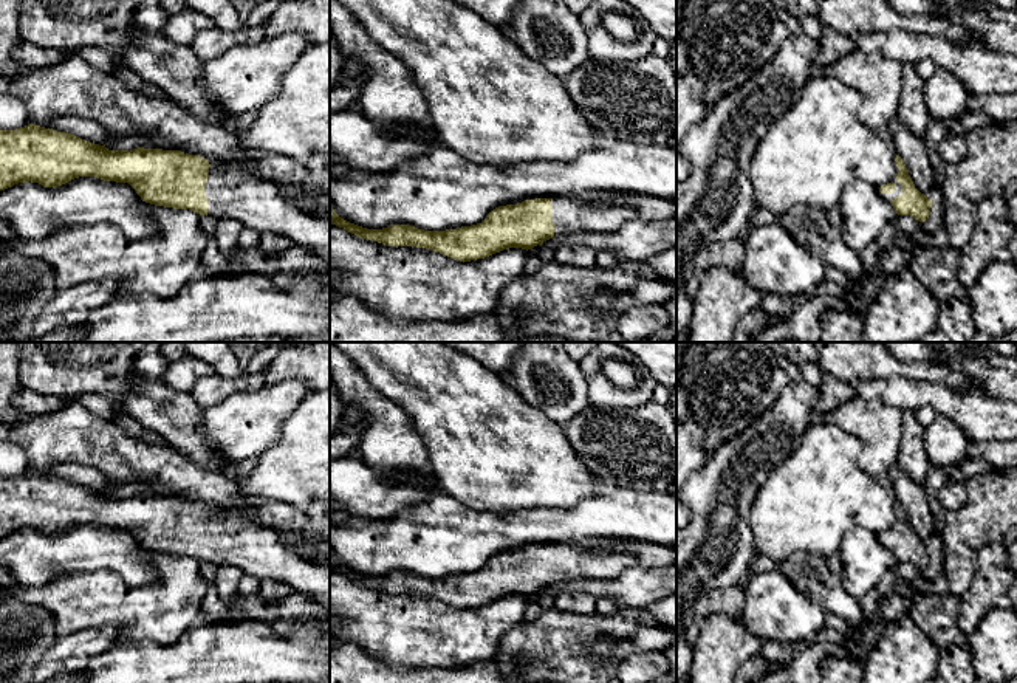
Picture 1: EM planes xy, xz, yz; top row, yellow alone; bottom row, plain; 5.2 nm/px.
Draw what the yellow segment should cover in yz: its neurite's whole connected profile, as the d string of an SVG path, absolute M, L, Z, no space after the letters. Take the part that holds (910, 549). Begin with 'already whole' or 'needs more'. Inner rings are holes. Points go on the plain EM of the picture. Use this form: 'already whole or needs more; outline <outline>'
needs more; outline M896 502L895 508L898 520L892 530L879 534L882 545L893 553L898 562L926 568L930 562L932 547L915 534L902 505Z

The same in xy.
needs more; outline M34 471L0 477L0 537L28 528L59 534L79 523L128 530L146 550L232 565L330 609L330 561L302 556L299 547L311 544L303 533L288 542L274 530L217 517L206 505L181 497L108 497Z

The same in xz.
needs more; outline M585 537L557 545L534 545L498 553L477 571L424 578L410 571L367 576L339 564L330 553L330 571L387 593L432 596L460 609L489 604L509 595L532 596L554 582L611 579L625 568L676 564L676 545Z

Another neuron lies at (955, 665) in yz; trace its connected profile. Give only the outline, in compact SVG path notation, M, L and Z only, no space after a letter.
M958 644L941 649L937 677L946 683L975 683L971 652Z

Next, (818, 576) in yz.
M794 553L779 565L779 571L825 612L841 616L853 627L862 623L861 599L845 590L837 556Z

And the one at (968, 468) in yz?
M963 460L955 466L955 472L950 475L949 483L966 483L971 477L986 474L994 469L988 462L983 460Z

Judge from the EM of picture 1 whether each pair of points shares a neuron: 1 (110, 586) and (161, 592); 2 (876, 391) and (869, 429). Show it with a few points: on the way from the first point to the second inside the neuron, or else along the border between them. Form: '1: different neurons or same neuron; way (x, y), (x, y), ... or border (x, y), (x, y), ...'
1: same neuron; way (123, 597), (149, 597)
2: different neurons; border (856, 394), (866, 400), (880, 400), (903, 411)

